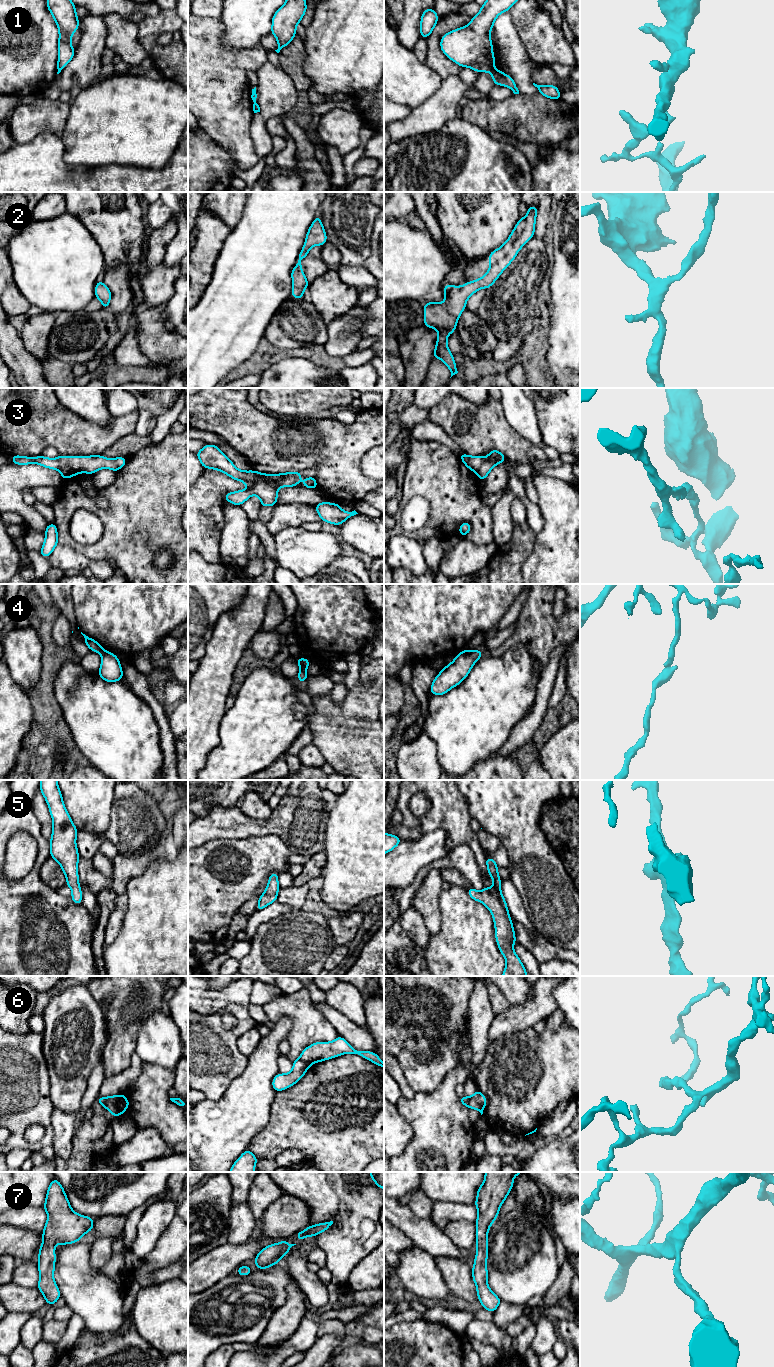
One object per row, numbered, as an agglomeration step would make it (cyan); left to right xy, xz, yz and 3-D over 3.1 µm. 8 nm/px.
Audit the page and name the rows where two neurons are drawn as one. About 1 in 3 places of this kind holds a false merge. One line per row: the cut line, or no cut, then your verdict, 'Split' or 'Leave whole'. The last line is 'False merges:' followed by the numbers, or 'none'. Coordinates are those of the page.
1: Split along yz (493, 68), (490, 71). Split
2: No split. Leave whole
3: Split along xz (276, 487), (264, 482), (257, 482), (251, 488). Split
4: Split along xy (105, 651), (102, 655). Split
5: No split. Leave whole
6: Split along xz (299, 1058), (308, 1066). Split
7: No split. Leave whole
False merges: 1, 3, 4, 6

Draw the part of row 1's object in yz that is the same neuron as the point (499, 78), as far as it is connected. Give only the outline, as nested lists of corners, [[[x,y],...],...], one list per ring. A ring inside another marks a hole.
[[[493,69],[491,71],[491,74],[493,83],[495,85],[507,86],[513,91],[514,94],[519,94],[519,90],[510,75],[504,74],[503,72],[497,69]]]

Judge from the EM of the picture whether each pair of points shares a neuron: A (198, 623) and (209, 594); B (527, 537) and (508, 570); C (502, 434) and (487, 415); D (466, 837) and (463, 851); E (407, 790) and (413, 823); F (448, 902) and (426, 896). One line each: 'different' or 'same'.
A: same
B: same
C: same
D: different
E: same
F: different

